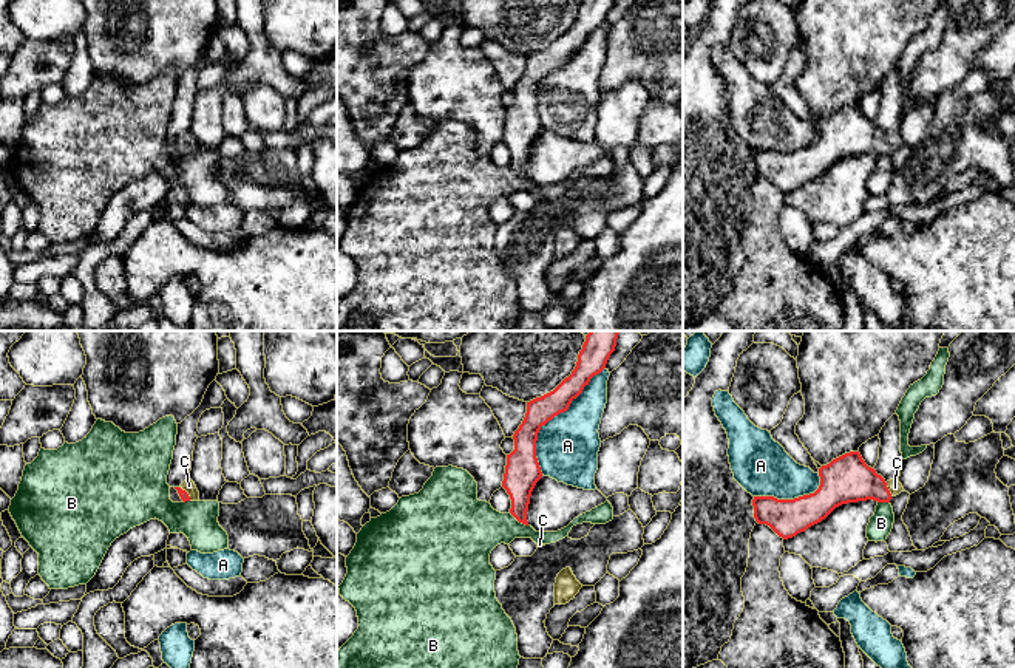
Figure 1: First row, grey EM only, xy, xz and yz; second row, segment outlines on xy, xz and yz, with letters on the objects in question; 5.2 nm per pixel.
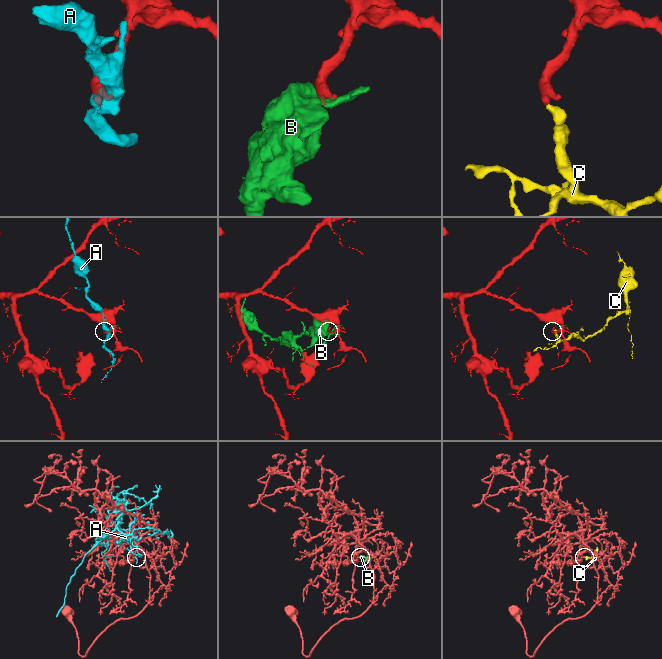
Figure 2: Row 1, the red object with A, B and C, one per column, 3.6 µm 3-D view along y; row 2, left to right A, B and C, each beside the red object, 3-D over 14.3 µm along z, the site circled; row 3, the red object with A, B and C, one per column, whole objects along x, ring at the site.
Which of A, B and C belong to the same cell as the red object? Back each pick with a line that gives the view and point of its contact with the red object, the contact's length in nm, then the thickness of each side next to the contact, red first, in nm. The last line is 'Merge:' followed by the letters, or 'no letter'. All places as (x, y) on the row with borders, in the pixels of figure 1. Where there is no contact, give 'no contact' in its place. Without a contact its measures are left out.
C: yz (887, 489) | 80 nm | 240/70 nm
Merge: C

